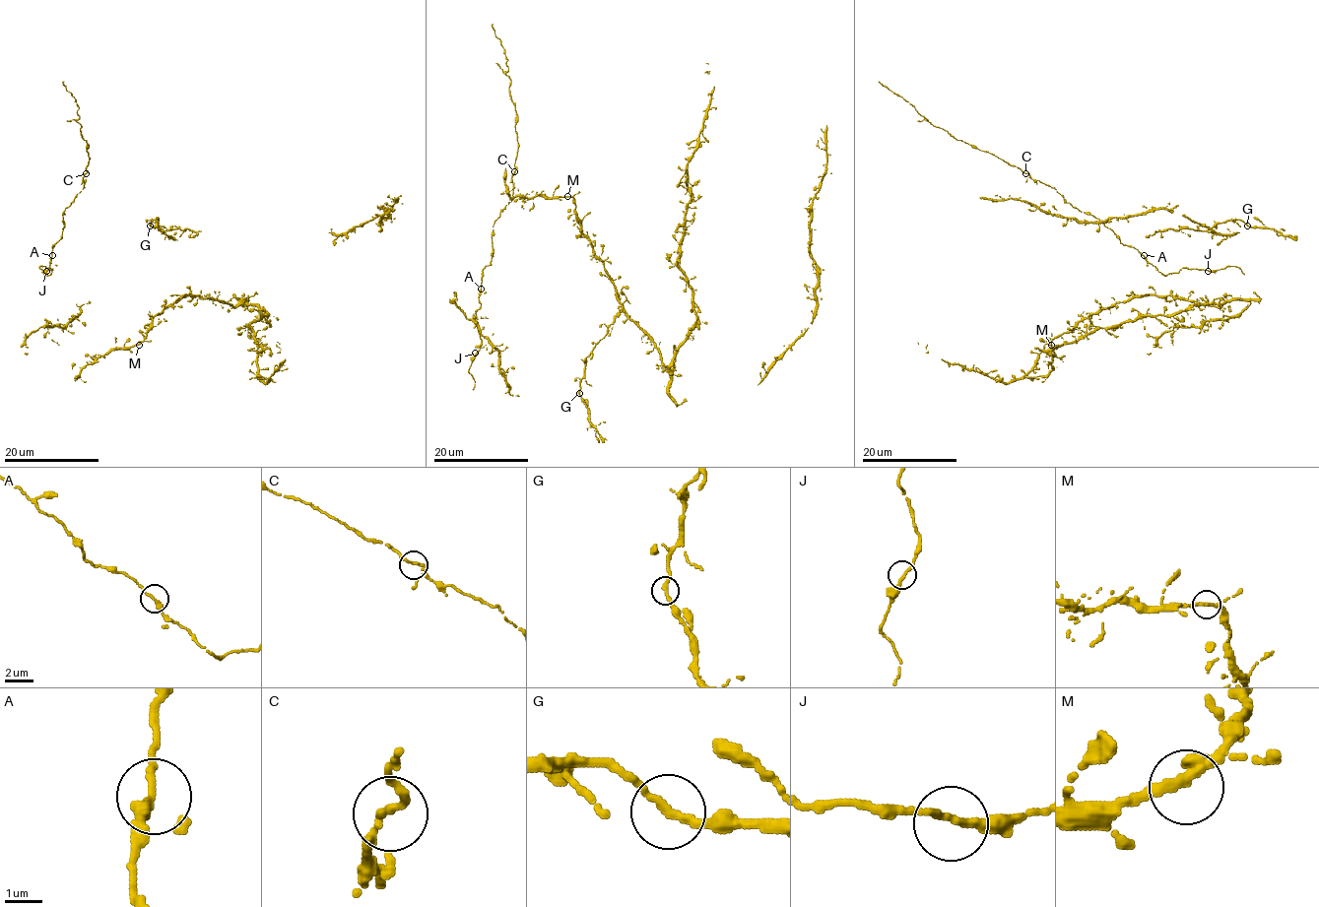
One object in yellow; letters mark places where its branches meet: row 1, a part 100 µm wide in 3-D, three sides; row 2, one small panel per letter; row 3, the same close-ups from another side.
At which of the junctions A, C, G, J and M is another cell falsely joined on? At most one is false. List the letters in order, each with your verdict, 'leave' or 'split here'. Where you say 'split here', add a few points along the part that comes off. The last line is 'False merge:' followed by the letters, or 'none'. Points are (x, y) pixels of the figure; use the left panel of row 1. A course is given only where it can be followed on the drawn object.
A: leave
C: leave
G: leave
J: leave
M: leave
False merge: none

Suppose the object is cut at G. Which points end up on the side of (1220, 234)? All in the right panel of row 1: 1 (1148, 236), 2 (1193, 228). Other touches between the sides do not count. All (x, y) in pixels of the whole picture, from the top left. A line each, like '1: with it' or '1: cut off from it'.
1: cut off from it
2: cut off from it

